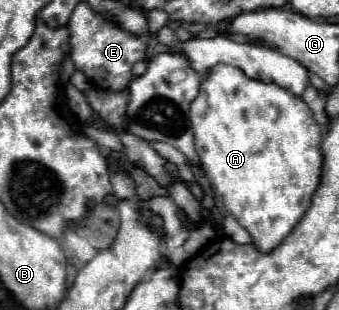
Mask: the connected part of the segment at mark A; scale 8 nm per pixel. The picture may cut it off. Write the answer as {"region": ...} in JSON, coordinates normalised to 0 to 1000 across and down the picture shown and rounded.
{"region":[[[634,210],[617,248],[593,255],[587,306],[563,326],[563,403],[575,435],[575,487],[593,539],[652,635],[658,668],[735,745],[746,790],[770,810],[817,797],[864,726],[912,674],[912,635],[947,584],[947,442],[953,410],[929,390],[900,326],[805,268],[746,261],[687,210]]]}

